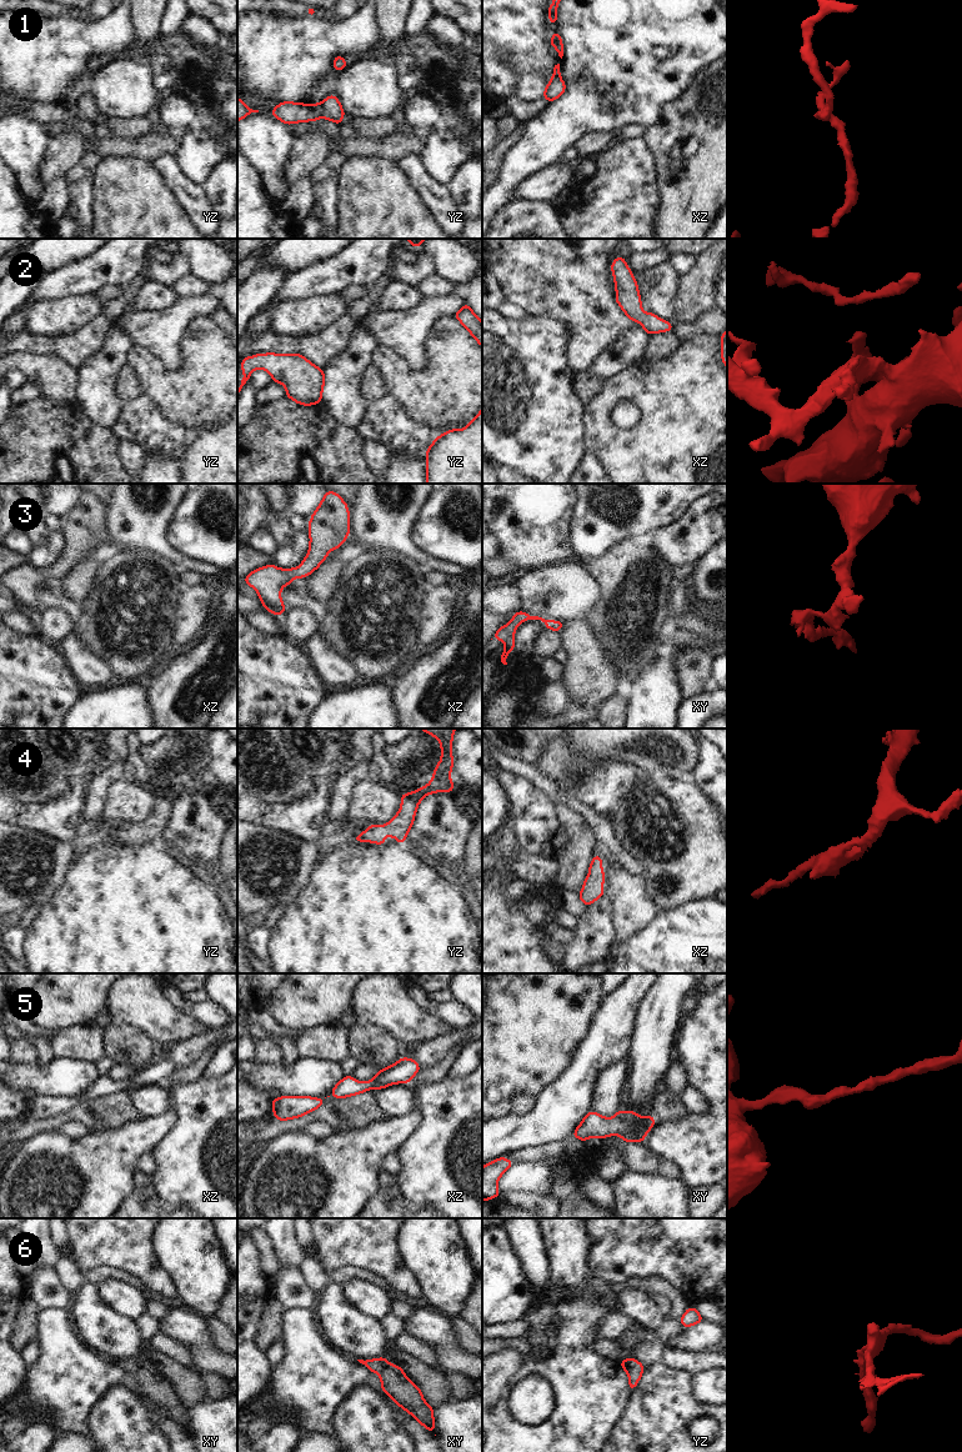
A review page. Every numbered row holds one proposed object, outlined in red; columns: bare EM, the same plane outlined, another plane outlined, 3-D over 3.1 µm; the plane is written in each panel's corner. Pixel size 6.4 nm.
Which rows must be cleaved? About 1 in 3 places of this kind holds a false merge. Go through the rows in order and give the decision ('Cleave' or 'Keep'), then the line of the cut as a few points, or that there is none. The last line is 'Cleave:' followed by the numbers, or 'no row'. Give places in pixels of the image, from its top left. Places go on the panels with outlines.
1: Cleave. Split along yz (320, 103), (324, 109), (324, 116)
2: Keep. No split
3: Keep. No split
4: Keep. No split
5: Keep. No split
6: Keep. No split
Cleave: 1

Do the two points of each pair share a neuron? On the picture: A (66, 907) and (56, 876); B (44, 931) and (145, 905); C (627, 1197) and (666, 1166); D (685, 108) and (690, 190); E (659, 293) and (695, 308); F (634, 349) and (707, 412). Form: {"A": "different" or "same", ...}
{"A": "different", "B": "same", "C": "different", "D": "same", "E": "different", "F": "different"}

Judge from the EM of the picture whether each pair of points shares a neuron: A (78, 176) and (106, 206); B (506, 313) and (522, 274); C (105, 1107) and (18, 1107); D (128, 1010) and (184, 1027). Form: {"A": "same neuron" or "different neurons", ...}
{"A": "different neurons", "B": "different neurons", "C": "different neurons", "D": "same neuron"}

